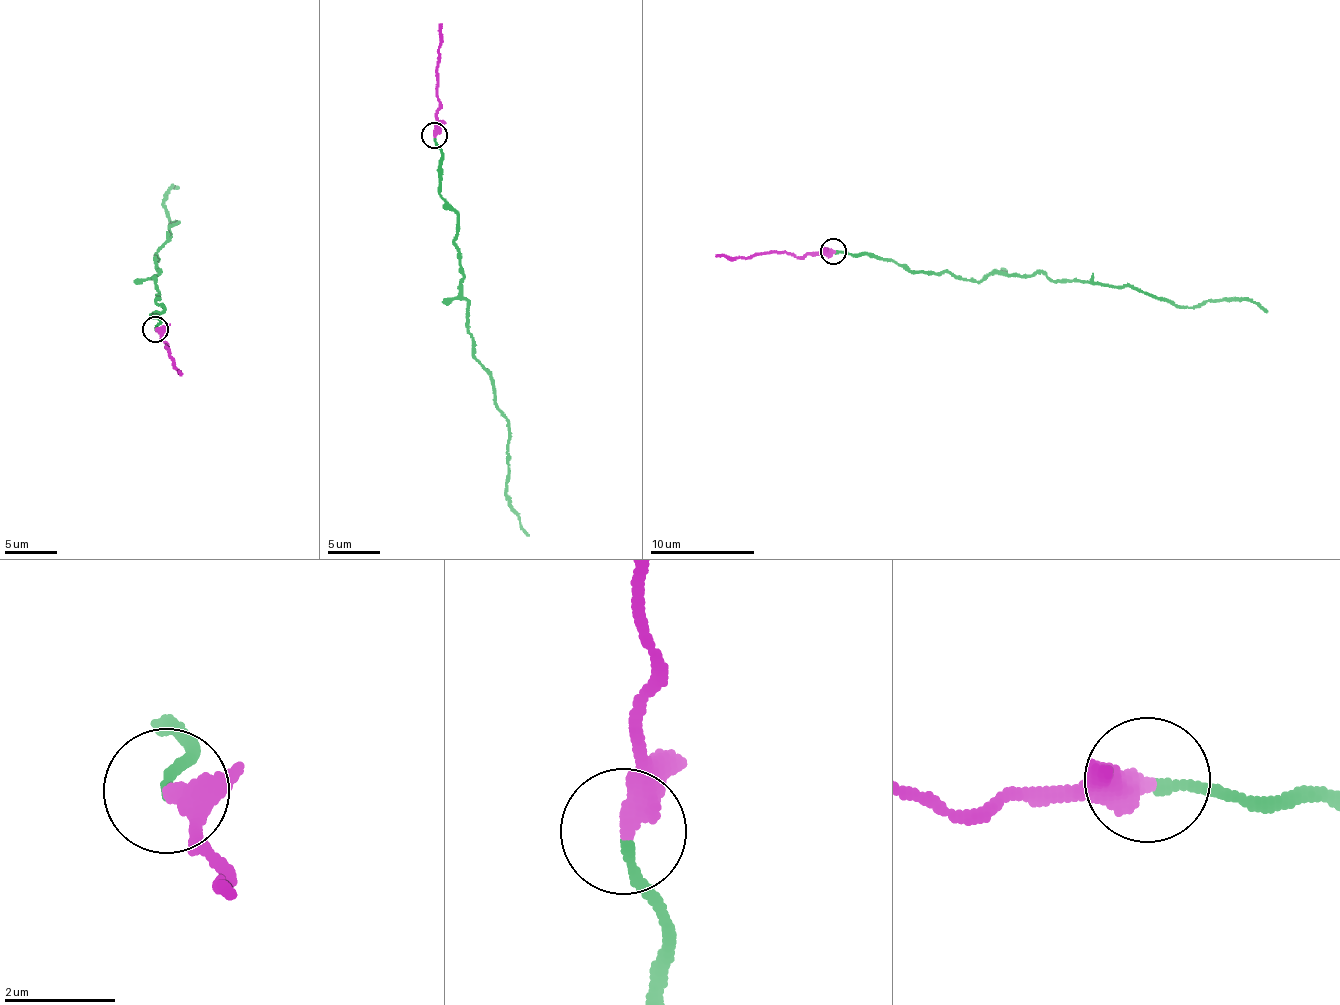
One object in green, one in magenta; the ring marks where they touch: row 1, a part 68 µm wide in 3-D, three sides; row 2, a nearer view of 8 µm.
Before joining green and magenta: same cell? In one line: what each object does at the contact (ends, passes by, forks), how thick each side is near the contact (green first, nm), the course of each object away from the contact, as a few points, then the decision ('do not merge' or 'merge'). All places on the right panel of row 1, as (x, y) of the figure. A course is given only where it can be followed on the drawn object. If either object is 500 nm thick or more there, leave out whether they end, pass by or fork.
green ends there; magenta ends there; 170 nm thick on the green side, 440 nm on the other; green runs (835, 251), (968, 281), (996, 272), (1044, 271), (1052, 280), (1128, 284), (1181, 307), (1255, 300), (1267, 313); magenta runs (833, 252), (795, 256), (784, 251), (728, 259), (715, 256); merge

